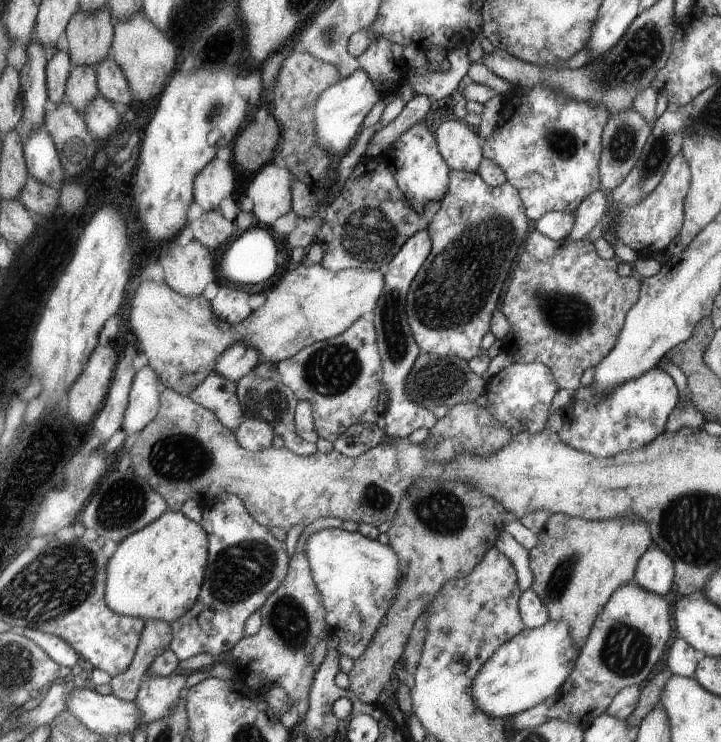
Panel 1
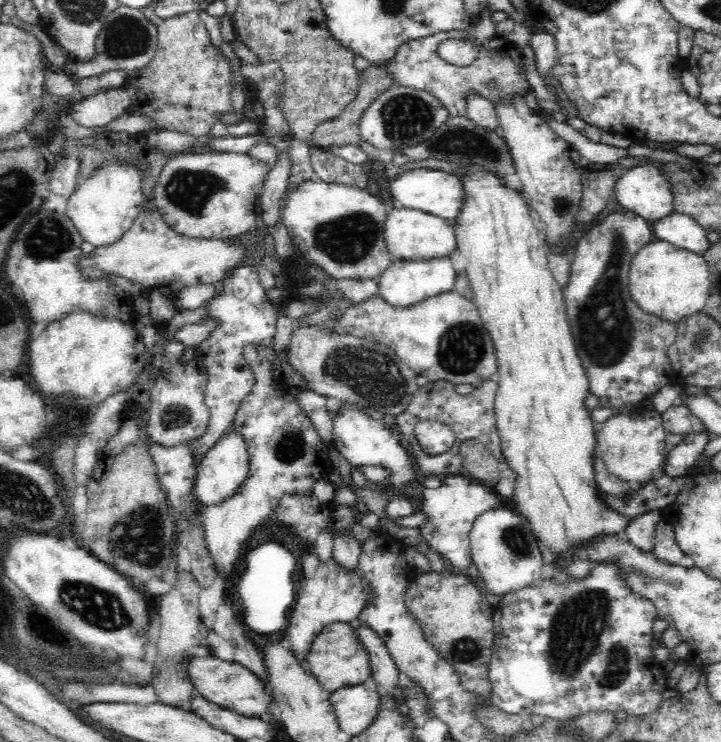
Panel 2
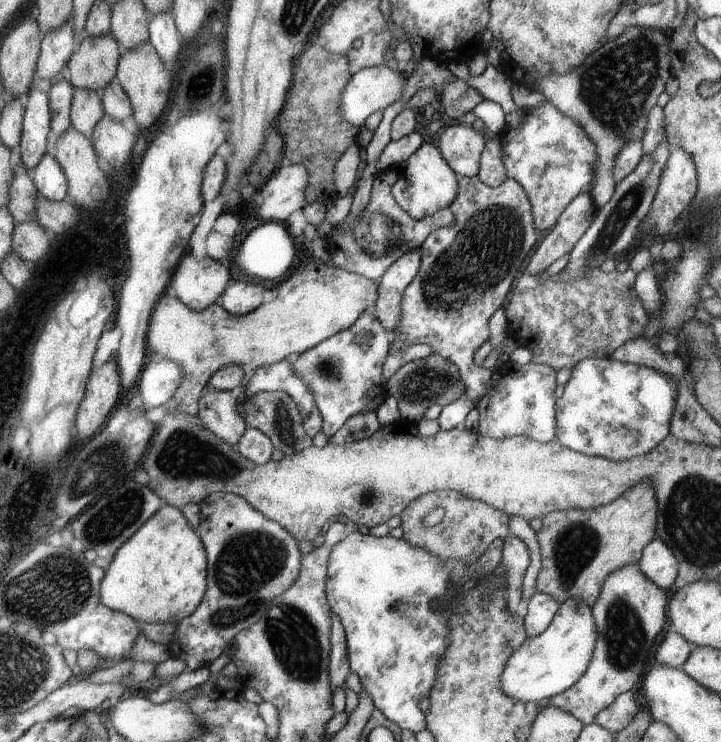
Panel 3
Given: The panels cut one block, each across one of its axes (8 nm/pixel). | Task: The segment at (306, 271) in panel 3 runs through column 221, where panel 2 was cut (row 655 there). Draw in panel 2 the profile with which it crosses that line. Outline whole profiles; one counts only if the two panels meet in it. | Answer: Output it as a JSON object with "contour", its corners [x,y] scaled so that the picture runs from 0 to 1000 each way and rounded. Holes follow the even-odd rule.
{"contour":[[[463,838],[455,841],[434,860],[433,868],[429,869],[424,892],[424,902],[438,912],[449,930],[455,930],[458,934],[483,923],[502,922],[516,912],[510,875],[498,863],[492,840]]]}

